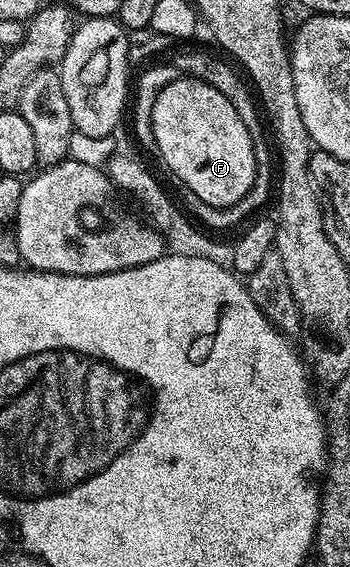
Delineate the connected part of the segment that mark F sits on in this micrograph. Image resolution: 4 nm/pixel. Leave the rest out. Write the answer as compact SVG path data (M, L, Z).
M181 77L165 85L165 89L161 89L153 101L151 128L155 138L154 150L159 150L164 165L171 170L170 174L179 178L182 186L192 190L207 205L231 206L241 201L254 185L254 145L249 131L245 129L245 121L237 117L237 109L233 109L233 105L229 105L229 101L225 101L225 97L217 93L213 85L190 77Z

